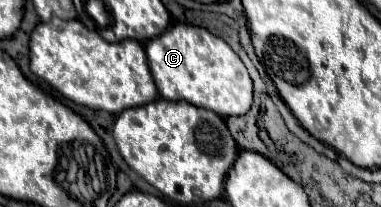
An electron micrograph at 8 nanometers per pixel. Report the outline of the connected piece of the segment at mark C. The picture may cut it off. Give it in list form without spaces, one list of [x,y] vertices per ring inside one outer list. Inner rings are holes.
[[[179,22],[171,24],[161,36],[145,44],[145,52],[153,80],[163,98],[187,100],[195,106],[213,110],[223,118],[249,112],[253,102],[253,82],[249,72],[231,46],[209,30]]]

